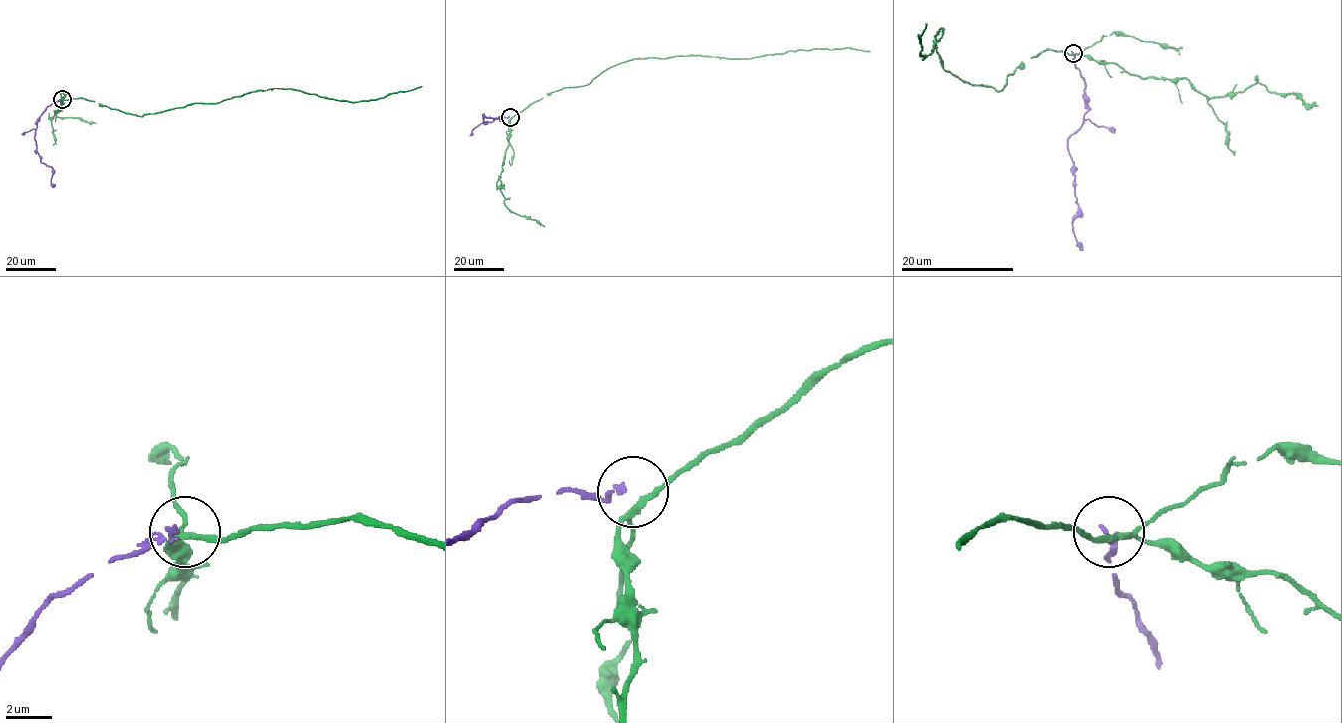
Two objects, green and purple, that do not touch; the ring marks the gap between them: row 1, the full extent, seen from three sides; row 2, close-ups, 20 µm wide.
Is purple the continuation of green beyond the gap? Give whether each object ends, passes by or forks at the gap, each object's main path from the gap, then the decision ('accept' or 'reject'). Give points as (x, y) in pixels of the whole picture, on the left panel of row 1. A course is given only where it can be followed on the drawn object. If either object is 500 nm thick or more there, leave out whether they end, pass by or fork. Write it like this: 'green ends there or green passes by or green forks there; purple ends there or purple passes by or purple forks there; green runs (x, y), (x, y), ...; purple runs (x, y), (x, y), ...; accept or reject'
green forks there; purple ends there; green runs (63, 100), (83, 98), (140, 116), (272, 88), (293, 88), (356, 102), (422, 86); purple runs (61, 99), (49, 105), (39, 116), (34, 137), (40, 161), (52, 168), (53, 187); reject

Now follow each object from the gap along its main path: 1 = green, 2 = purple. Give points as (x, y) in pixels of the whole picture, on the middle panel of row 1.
1: (511, 117), (547, 94), (588, 84), (608, 68), (634, 58), (751, 58), (825, 48), (870, 51)
2: (509, 116), (485, 123), (482, 114), (500, 119), (499, 116), (501, 121)

